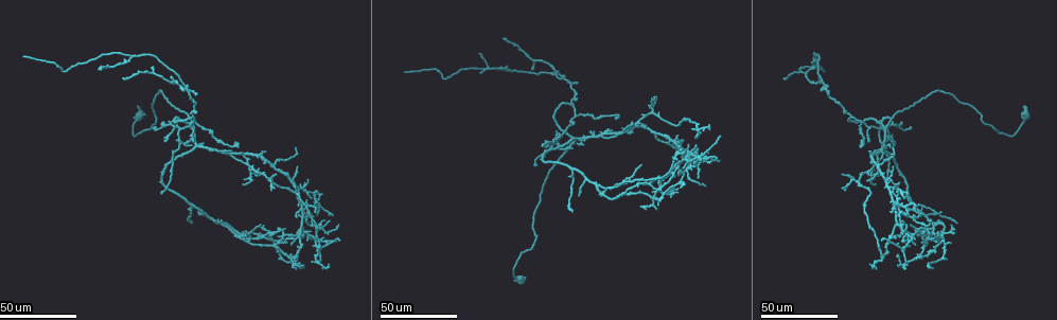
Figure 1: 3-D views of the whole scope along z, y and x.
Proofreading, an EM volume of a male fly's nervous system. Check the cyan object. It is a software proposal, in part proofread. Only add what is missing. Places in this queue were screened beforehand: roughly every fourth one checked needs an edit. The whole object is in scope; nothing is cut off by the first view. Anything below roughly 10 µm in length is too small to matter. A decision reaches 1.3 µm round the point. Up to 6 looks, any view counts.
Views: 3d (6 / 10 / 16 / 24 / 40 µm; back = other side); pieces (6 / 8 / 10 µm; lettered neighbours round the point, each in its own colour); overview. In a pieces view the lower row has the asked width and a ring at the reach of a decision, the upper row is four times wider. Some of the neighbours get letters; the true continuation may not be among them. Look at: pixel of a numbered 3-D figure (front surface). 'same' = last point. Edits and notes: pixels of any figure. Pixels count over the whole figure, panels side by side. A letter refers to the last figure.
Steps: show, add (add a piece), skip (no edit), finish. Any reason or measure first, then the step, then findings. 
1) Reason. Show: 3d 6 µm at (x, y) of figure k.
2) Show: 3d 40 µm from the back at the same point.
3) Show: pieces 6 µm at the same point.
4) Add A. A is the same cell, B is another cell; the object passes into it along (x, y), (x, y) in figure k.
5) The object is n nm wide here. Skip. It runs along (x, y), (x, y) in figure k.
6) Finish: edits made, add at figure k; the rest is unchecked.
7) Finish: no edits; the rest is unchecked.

An open end. Show: 3d 40 µm at (297, 269) of figure 1.

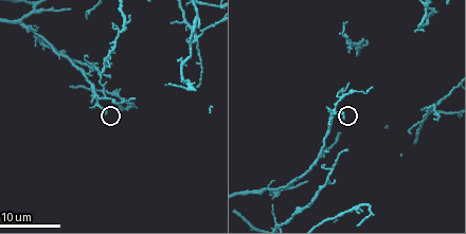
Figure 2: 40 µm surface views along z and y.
Show: pieces 10 µm at (108, 111) of figure 2.

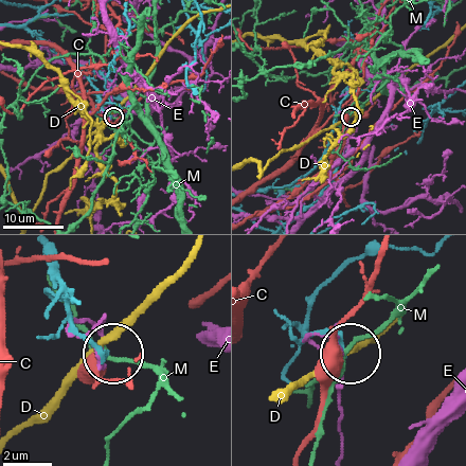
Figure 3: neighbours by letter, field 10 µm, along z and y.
Skip. C, D, E and M are other cells; none of them fits.

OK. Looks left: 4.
Show: 3d 40 µm at (600, 197) of figure 1.

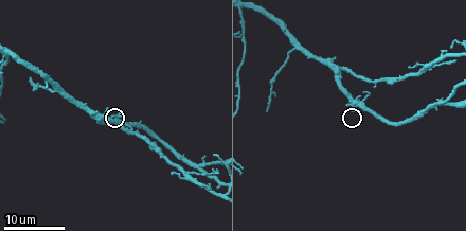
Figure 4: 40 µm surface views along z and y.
Show: pieces 8 µm at (354, 112) of figure 4.

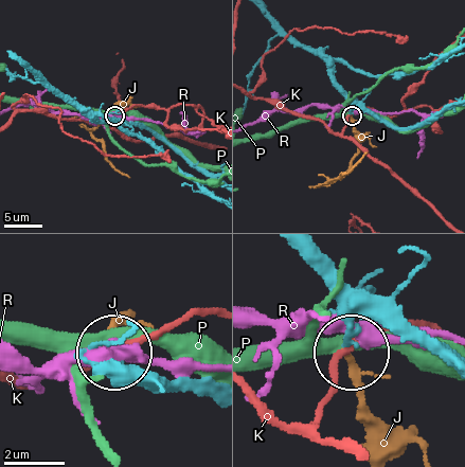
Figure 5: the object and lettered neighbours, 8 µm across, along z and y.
The object is 230 nm wide here. Add J. J is the same cell, K, P and R are other cells; the cell continues.

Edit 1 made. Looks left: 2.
Free end. Show: 3d 24 µm at (295, 147) of figure 1.

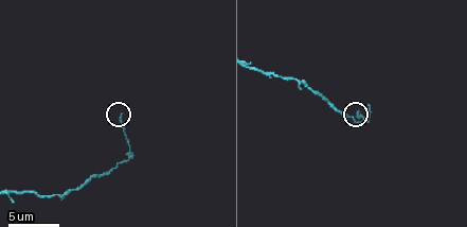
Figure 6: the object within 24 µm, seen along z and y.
Show: pieces 6 µm at (122, 113) of figure 6.

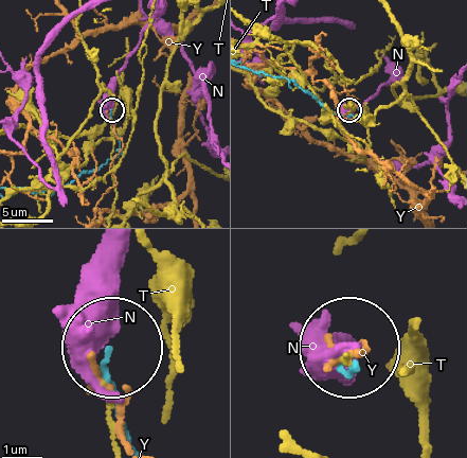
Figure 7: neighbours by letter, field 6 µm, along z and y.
Skip. N, T and Y are other cells; no lettered piece goes on from it.

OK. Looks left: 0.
Finish: edits made, add at figure 5; the rest is unchecked.

